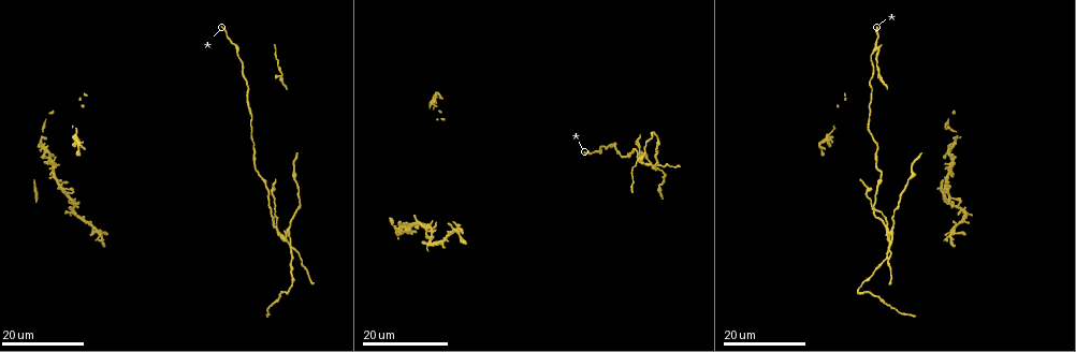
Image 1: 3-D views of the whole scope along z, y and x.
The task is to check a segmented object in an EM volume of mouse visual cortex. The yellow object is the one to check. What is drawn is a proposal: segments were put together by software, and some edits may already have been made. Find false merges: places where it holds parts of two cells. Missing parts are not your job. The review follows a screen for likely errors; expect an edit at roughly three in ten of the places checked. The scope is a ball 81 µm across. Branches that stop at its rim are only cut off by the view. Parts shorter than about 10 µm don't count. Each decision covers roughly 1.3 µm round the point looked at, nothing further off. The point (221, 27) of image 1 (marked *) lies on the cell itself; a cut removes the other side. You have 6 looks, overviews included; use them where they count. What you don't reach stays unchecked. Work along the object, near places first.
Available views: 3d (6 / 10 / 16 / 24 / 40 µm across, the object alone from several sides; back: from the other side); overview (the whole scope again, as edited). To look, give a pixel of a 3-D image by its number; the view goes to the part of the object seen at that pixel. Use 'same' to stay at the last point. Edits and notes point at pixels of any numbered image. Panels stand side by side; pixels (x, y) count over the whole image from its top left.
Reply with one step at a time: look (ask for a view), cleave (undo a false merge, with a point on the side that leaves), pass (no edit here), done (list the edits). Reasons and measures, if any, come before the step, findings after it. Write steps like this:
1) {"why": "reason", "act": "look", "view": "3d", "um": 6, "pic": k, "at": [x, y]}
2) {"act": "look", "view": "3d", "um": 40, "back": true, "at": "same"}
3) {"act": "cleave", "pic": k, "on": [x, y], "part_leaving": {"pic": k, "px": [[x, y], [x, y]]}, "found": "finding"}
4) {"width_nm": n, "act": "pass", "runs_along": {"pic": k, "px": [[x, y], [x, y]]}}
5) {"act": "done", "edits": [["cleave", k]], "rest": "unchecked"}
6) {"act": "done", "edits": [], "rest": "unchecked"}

{"why": "three-way junction", "act": "look", "view": "3d", "um": 16, "pic": 1, "at": [280, 75]}

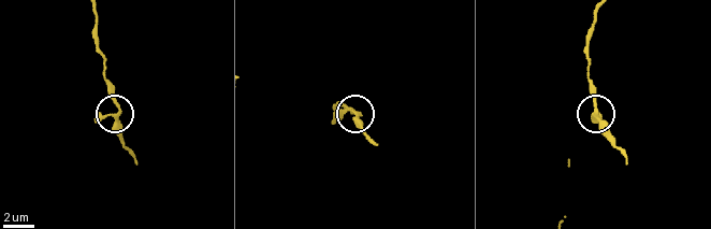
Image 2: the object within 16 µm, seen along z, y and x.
{"act": "look", "view": "3d", "um": 10, "pic": 2, "at": [359, 113]}

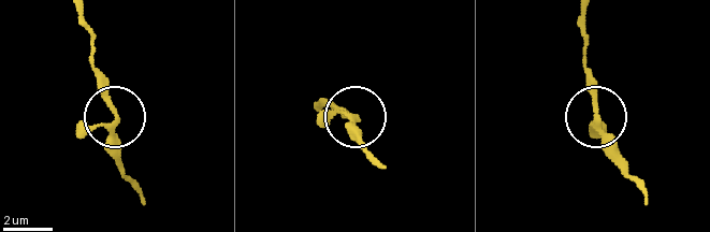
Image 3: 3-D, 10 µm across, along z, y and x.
{"arms": 3, "act": "pass", "found": "one cell here"}

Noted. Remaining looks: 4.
{"act": "look", "view": "3d", "um": 24, "pic": 1, "at": [256, 162]}

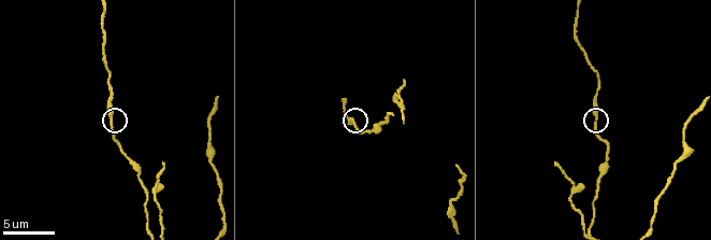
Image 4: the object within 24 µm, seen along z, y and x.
{"act": "look", "view": "3d", "um": 6, "pic": 4, "at": [112, 118]}

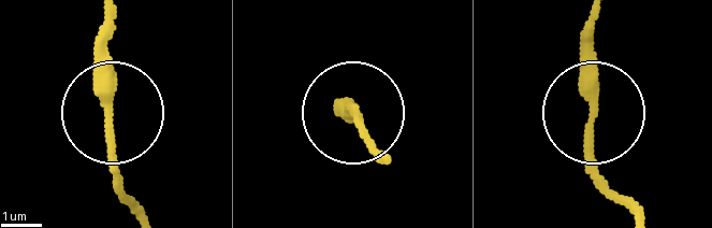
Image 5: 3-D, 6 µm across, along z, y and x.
{"why": "other side", "act": "look", "view": "3d", "um": 6, "back": true, "pic": 5, "at": [590, 117]}

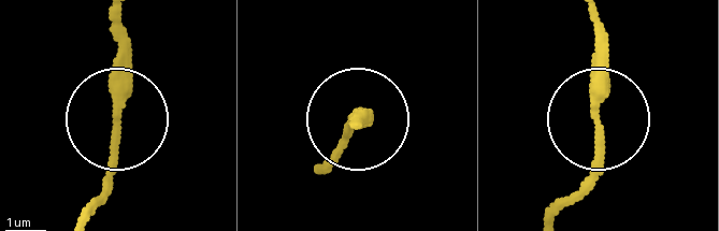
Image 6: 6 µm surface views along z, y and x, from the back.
{"act": "pass", "found": "all the same cell"}

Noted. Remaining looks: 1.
{"act": "done", "edits": [], "rest": "unchecked"}

